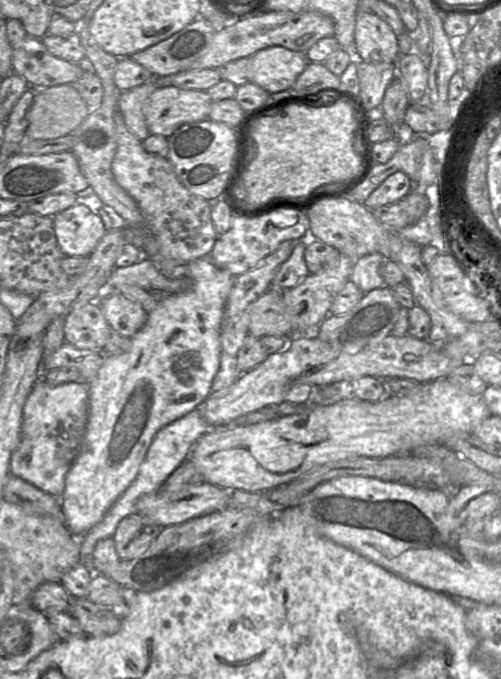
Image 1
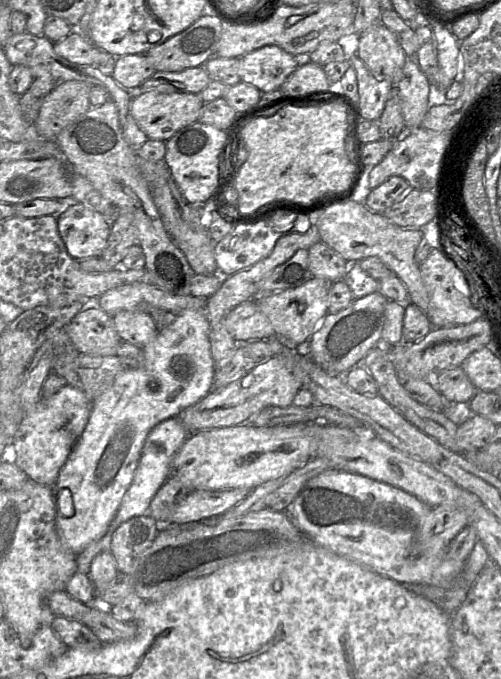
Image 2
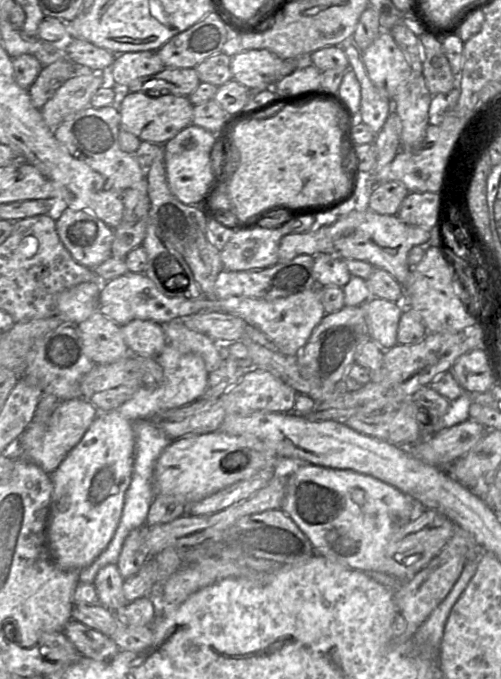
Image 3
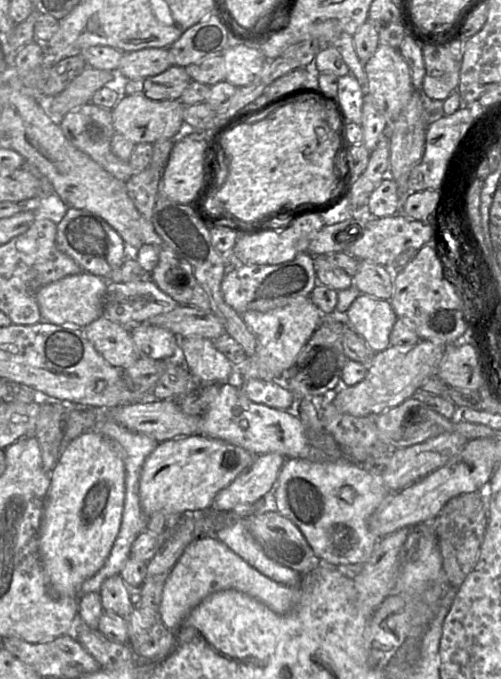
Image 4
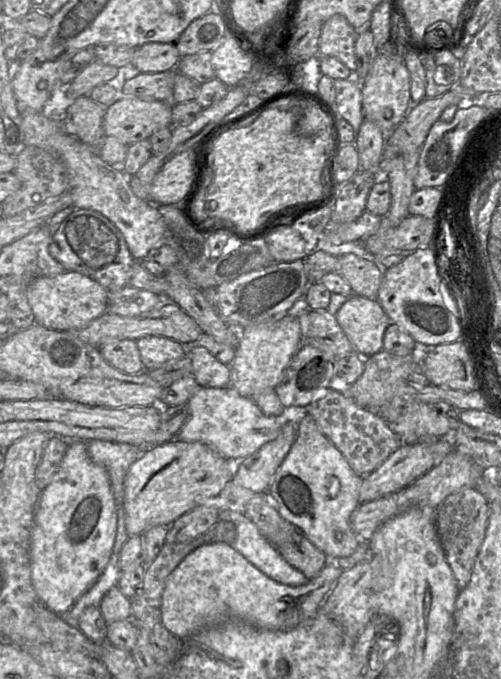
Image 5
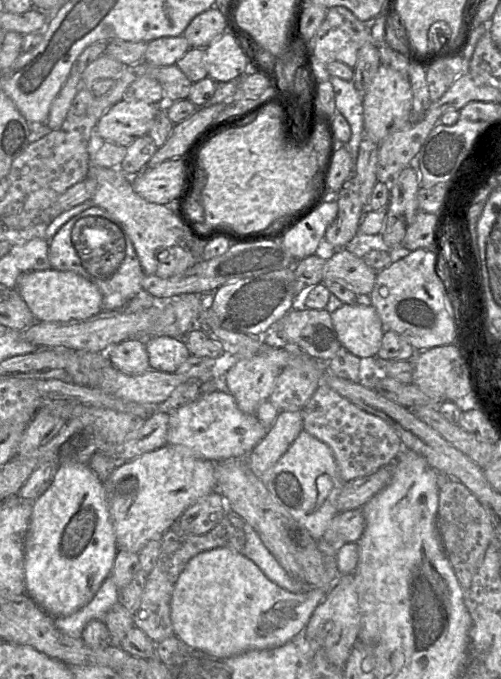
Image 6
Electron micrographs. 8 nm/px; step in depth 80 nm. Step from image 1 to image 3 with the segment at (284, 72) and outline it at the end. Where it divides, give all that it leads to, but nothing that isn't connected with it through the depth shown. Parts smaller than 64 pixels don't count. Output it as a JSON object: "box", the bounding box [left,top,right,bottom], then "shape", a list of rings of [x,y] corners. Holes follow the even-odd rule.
{"box":[231,49,283,91],"shape":[[[266,49],[244,50],[231,57],[233,80],[250,91],[262,91],[280,79],[283,59]]]}

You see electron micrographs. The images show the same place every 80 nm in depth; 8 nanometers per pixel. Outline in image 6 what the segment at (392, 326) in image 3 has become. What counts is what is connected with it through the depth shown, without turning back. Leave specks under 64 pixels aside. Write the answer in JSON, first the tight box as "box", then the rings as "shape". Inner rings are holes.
{"box":[330,304,385,358],"shape":[[[343,304],[330,314],[343,348],[359,358],[376,357],[385,330],[372,305]]]}

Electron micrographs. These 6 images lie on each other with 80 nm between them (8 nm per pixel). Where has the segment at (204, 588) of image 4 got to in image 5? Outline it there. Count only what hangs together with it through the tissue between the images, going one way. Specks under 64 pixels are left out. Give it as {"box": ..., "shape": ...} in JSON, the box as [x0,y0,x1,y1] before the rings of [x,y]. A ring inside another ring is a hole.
{"box":[162,542,343,640],"shape":[[[217,542],[202,545],[187,555],[168,577],[162,595],[162,624],[181,640],[204,629],[230,622],[244,623],[261,630],[289,631],[317,614],[343,571],[336,560],[327,557],[327,564],[318,576],[304,585],[293,587],[266,576],[229,544]]]}

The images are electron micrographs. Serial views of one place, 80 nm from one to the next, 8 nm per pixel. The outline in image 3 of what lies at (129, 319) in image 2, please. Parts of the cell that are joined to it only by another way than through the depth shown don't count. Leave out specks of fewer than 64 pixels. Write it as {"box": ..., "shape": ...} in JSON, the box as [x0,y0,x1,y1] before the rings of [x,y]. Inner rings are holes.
{"box":[120,319,167,357],"shape":[[[135,319],[120,325],[126,345],[132,355],[155,357],[167,344],[161,324]]]}

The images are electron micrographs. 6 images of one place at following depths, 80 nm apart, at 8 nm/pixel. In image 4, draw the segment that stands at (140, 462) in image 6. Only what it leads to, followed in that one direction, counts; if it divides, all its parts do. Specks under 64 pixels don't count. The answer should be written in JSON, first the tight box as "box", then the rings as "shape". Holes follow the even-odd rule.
{"box":[139,435,255,517],"shape":[[[204,435],[178,437],[158,443],[146,458],[140,475],[139,497],[147,517],[155,512],[189,514],[210,509],[217,494],[236,479],[253,462],[255,455],[242,447]]]}

